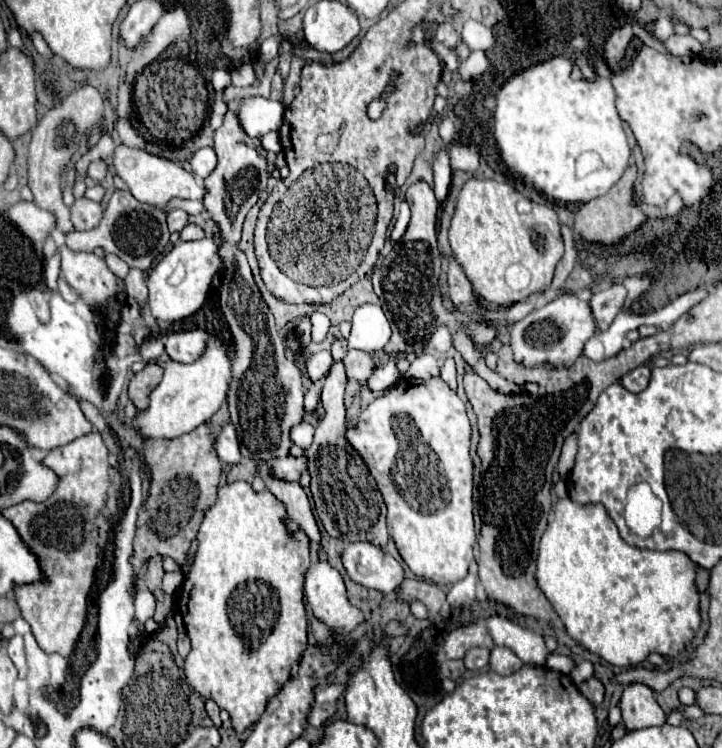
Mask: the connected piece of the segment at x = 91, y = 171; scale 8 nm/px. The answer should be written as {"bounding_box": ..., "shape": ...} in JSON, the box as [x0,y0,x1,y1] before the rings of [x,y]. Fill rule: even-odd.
{"bounding_box":[87,159,109,179],"shape":[[[97,159],[97,161],[93,161],[93,163],[89,165],[87,175],[89,175],[91,179],[103,179],[103,177],[107,175],[107,169],[109,169],[109,165],[107,165],[103,159]]]}

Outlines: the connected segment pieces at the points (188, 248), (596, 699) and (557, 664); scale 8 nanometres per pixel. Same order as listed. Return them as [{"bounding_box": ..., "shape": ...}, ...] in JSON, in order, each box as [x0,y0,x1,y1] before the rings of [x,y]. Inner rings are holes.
[{"bounding_box":[149,237,221,321],"shape":[[[203,237],[201,241],[183,241],[175,245],[153,269],[149,275],[149,309],[155,319],[179,321],[201,309],[209,295],[213,277],[221,267],[219,245],[213,237]]]},{"bounding_box":[579,677,605,705],"shape":[[[591,677],[591,679],[585,681],[585,683],[581,683],[579,691],[581,691],[593,705],[601,705],[601,703],[603,703],[603,693],[605,693],[605,689],[603,689],[601,681],[597,681],[595,677]]]},{"bounding_box":[547,655,575,675],"shape":[[[549,655],[547,667],[555,669],[555,671],[559,671],[559,673],[563,673],[563,675],[569,675],[569,673],[573,671],[575,663],[573,663],[569,657],[565,657],[565,655]]]}]

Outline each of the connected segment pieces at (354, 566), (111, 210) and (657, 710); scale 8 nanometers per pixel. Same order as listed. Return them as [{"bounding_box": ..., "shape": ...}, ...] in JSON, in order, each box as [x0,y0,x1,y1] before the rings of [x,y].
[{"bounding_box":[343,543,405,595],"shape":[[[371,543],[345,545],[343,565],[355,583],[377,589],[385,595],[393,593],[405,579],[401,563]]]},{"bounding_box":[65,189,169,269],"shape":[[[117,189],[105,209],[105,217],[99,227],[91,231],[71,231],[65,235],[65,245],[73,251],[91,253],[93,249],[101,247],[107,255],[117,255],[129,267],[137,269],[151,269],[153,261],[165,251],[169,243],[169,229],[167,229],[167,213],[155,205],[145,205],[137,201],[129,189]]]},{"bounding_box":[621,685,663,731],"shape":[[[629,685],[621,697],[621,715],[627,731],[663,725],[663,709],[657,705],[653,691],[647,685]]]}]

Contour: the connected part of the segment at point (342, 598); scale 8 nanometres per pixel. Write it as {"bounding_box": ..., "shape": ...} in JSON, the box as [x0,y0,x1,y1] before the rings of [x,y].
{"bounding_box":[305,559,366,639],"shape":[[[313,559],[311,567],[305,573],[305,597],[307,597],[307,603],[309,603],[311,611],[313,611],[313,615],[319,621],[323,621],[325,625],[329,625],[333,637],[337,637],[337,639],[349,635],[359,623],[366,622],[362,612],[349,603],[347,591],[345,591],[345,585],[343,585],[343,579],[341,579],[339,571],[333,569],[327,561]]]}

